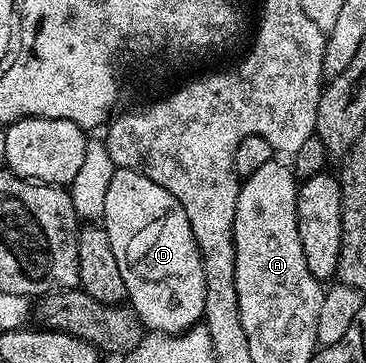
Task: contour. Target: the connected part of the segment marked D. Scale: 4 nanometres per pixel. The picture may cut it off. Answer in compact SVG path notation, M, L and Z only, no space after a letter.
M120 167L112 173L108 193L105 194L101 222L108 233L116 265L120 265L120 274L124 276L129 306L137 313L143 328L163 335L181 335L190 328L199 326L203 322L206 278L192 225L188 225L188 217L180 201L176 201L176 197L172 197L168 189L156 185L156 181L144 177L138 171Z

